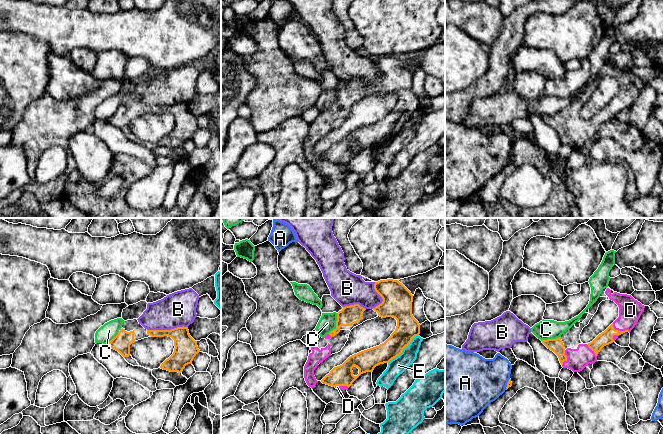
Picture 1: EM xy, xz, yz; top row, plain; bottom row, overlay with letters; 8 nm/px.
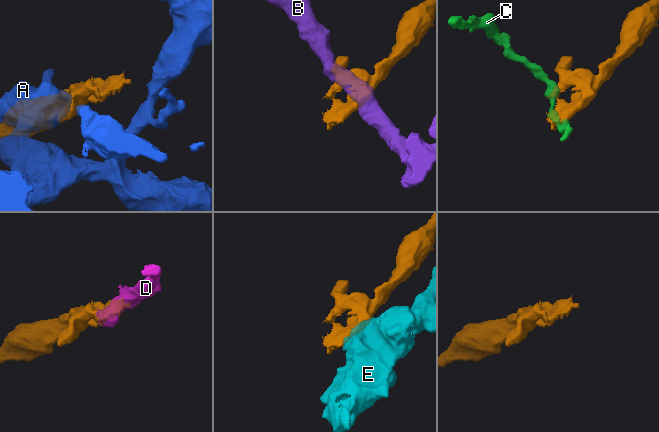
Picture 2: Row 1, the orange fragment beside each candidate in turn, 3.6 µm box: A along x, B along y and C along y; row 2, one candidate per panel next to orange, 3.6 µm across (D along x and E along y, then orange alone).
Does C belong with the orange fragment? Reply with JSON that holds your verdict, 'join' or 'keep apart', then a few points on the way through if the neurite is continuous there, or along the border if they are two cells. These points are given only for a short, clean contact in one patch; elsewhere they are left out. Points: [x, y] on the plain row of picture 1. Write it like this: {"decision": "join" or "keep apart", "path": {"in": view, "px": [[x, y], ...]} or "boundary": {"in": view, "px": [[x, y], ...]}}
{"decision": "keep apart", "boundary": {"in": "xz", "px": [[337, 89], [335, 103], [328, 109]]}}

